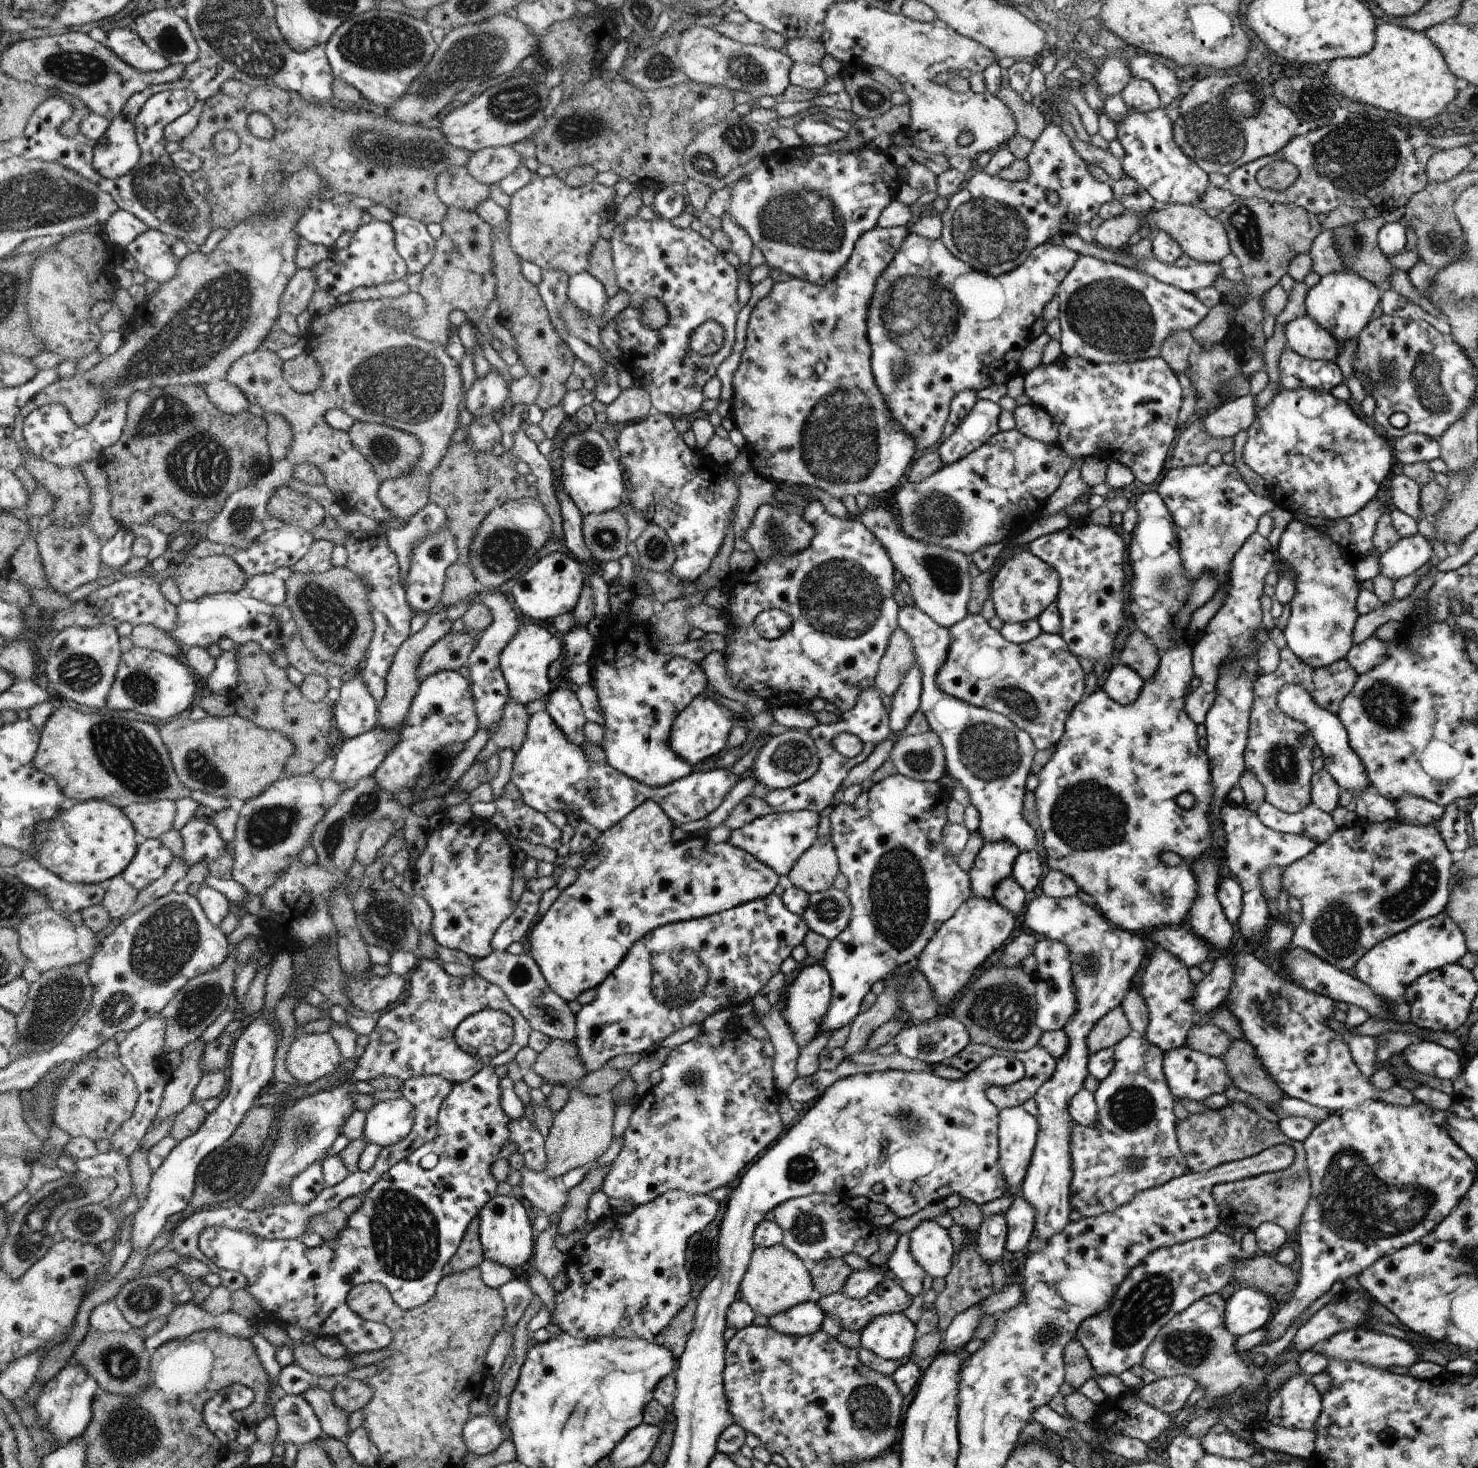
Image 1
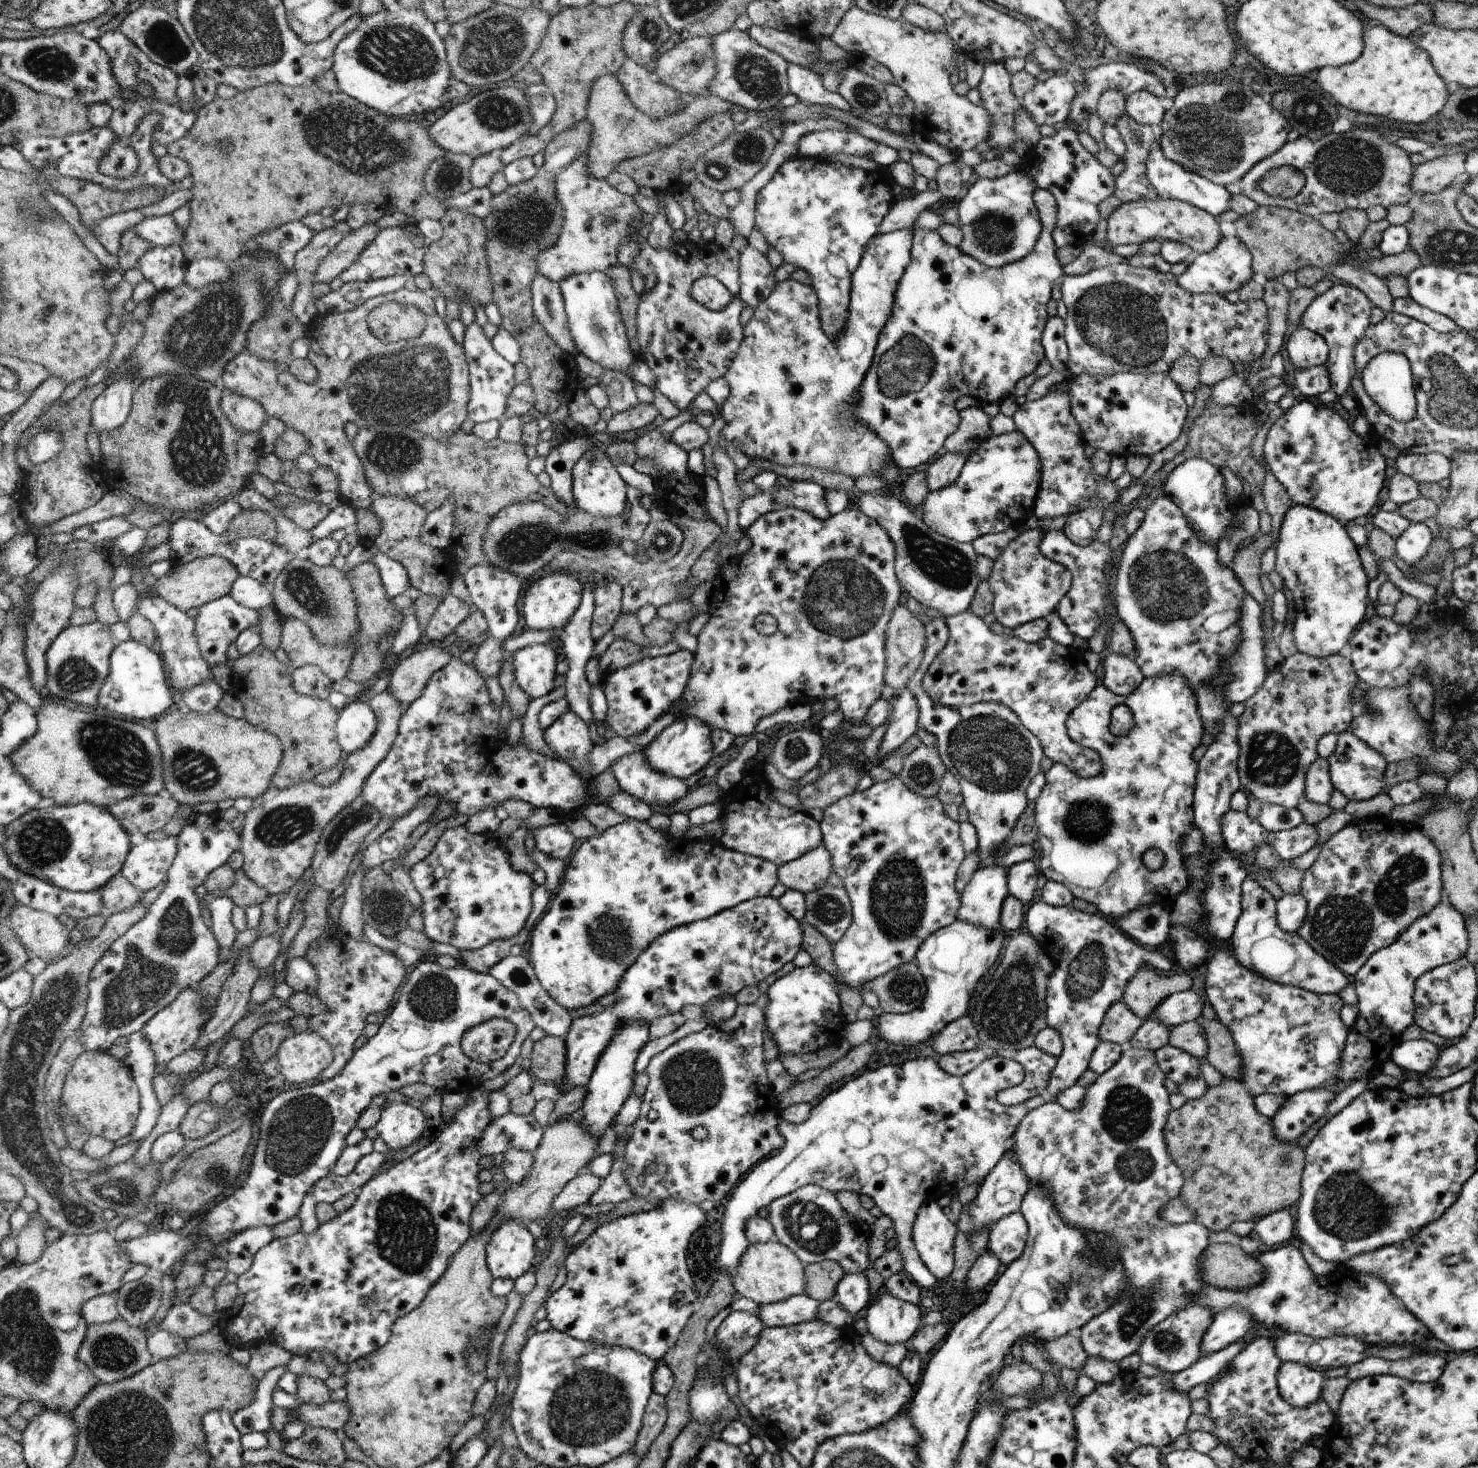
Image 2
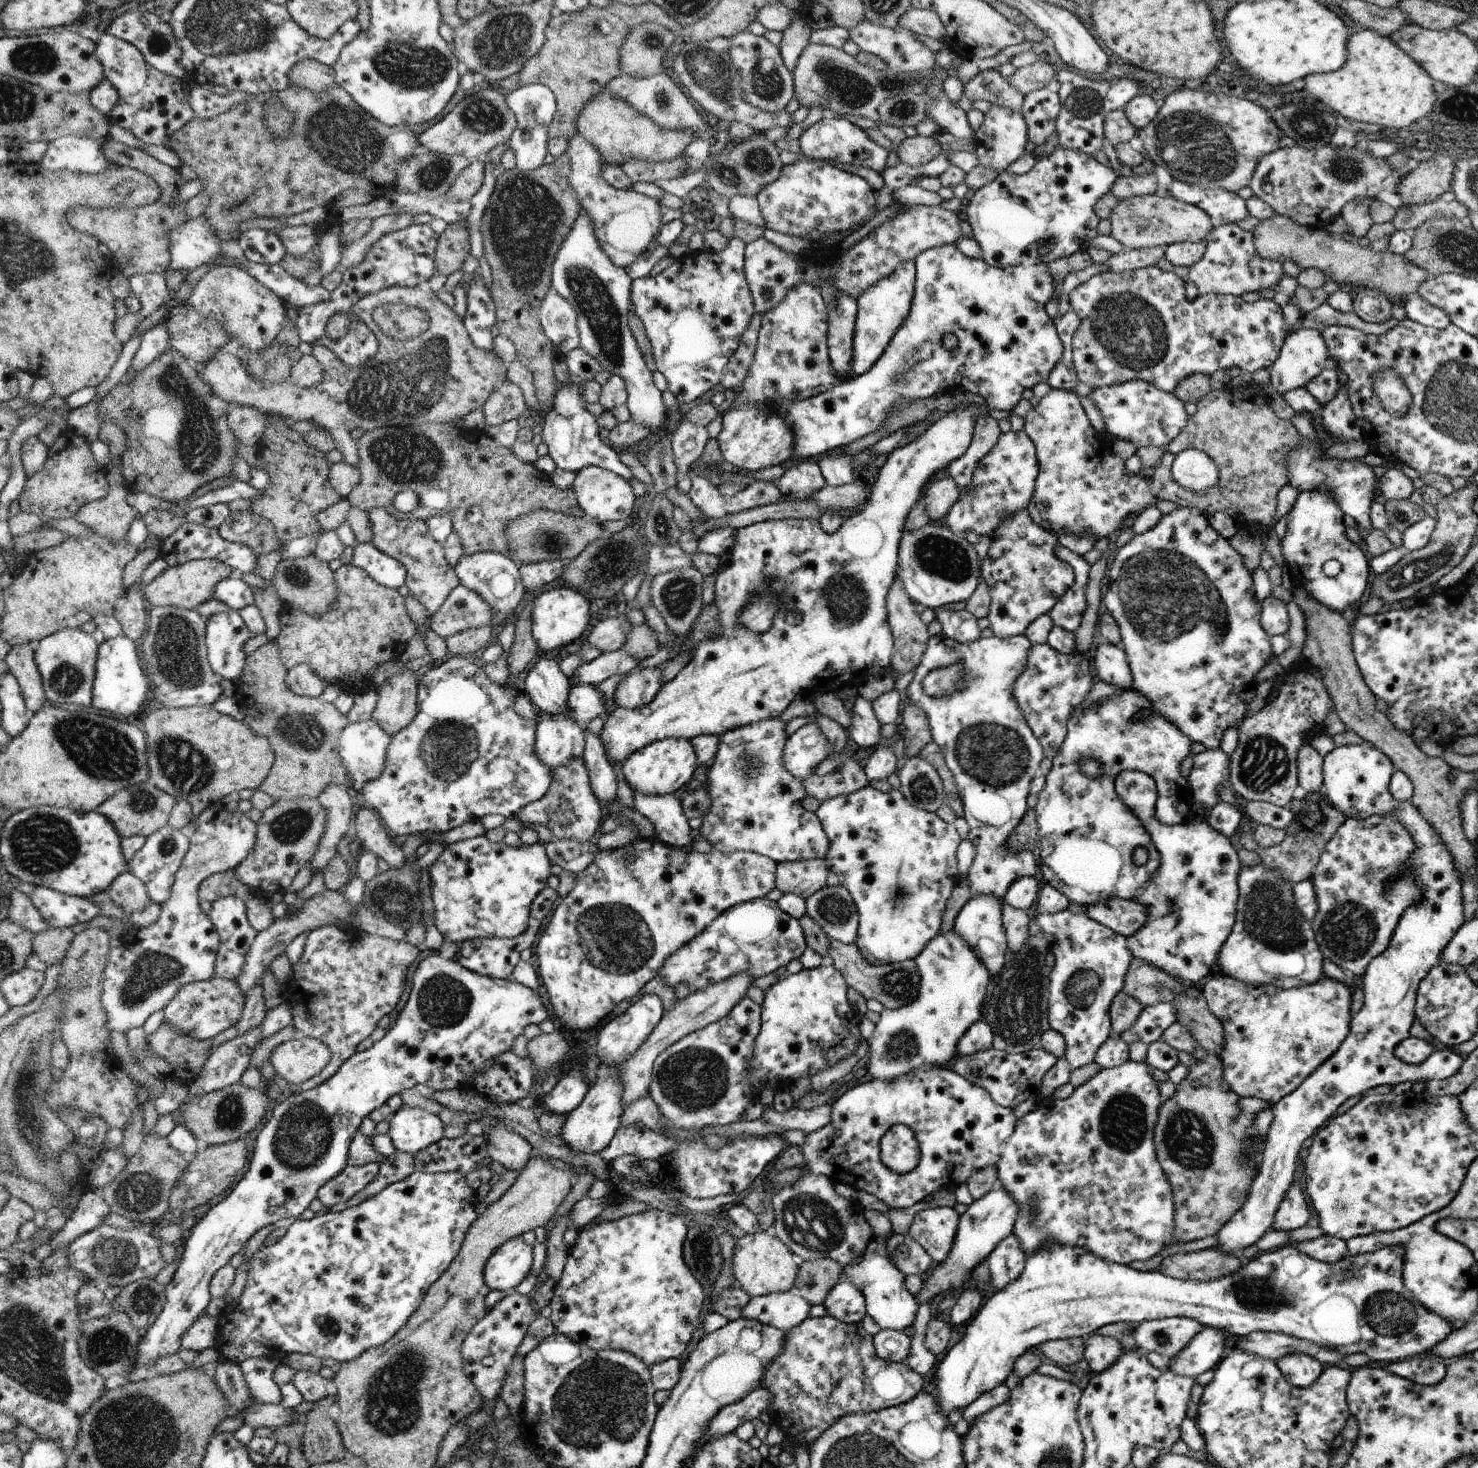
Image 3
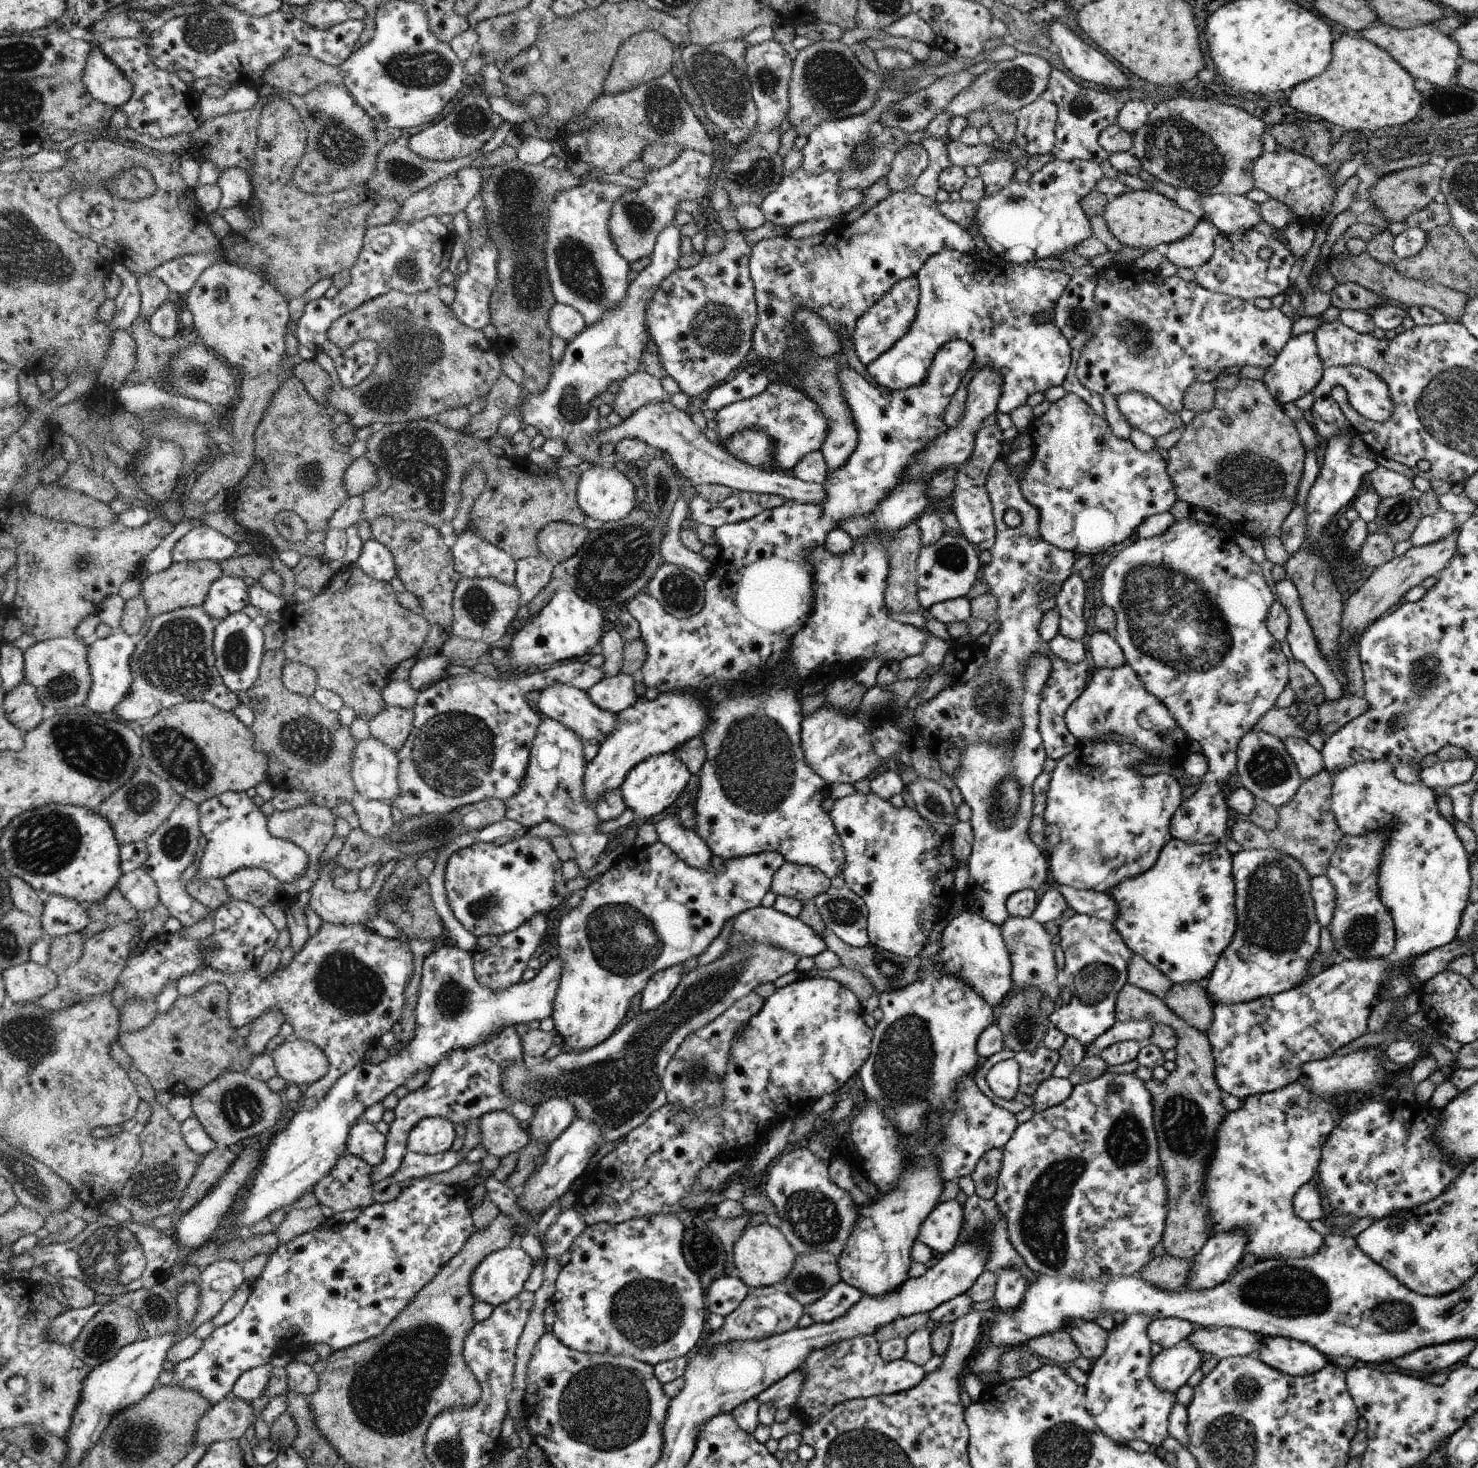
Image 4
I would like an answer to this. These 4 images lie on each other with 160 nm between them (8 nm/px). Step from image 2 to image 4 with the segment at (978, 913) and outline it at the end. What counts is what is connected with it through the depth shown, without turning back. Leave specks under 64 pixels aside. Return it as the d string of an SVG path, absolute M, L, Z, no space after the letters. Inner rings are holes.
M966 911L956 915L944 927L937 960L955 977L966 981L995 1011L1013 988L1010 959L1002 928L979 914Z

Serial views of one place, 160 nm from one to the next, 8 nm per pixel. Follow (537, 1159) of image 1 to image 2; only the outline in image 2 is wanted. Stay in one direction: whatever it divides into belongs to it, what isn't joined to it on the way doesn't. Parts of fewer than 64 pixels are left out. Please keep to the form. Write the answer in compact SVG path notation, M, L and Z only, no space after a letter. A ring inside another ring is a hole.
M510 1112L493 1118L475 1140L475 1147L482 1156L504 1154L510 1149L533 1153L538 1148L544 1131L532 1113L516 1115Z

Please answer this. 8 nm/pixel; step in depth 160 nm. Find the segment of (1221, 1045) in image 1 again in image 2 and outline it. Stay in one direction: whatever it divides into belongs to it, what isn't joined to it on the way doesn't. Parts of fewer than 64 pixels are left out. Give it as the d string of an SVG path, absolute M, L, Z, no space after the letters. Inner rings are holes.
M1190 1021L1172 1027L1168 1042L1198 1059L1207 1055L1207 1038L1200 1022Z

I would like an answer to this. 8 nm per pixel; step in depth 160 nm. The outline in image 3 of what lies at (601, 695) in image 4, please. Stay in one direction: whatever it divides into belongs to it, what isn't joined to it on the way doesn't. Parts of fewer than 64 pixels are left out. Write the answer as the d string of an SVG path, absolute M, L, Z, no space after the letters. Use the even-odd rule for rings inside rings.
M575 685L568 696L568 719L583 726L596 717L604 718L606 698L596 690L594 685Z

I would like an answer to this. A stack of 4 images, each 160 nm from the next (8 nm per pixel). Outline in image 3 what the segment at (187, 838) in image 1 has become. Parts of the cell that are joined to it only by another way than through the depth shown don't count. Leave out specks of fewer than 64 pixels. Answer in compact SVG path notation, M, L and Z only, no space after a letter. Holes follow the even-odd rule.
M214 803L208 808L207 812L202 813L197 819L197 827L191 838L190 851L187 853L187 856L184 856L183 865L179 869L179 873L175 876L175 885L172 888L172 893L170 898L168 898L167 903L161 905L161 912L158 920L146 928L137 928L134 934L132 934L132 941L123 940L121 943L117 943L112 952L110 952L110 957L108 960L108 968L104 970L104 994L102 994L102 1004L108 1012L108 1030L110 1032L128 1032L132 1028L143 1027L148 1019L152 1015L155 1015L156 1012L162 1011L173 999L183 990L184 987L187 987L188 984L203 982L215 977L215 964L218 961L219 948L222 945L222 942L219 940L218 930L215 929L214 922L208 920L206 914L202 914L200 906L198 906L198 884L203 883L205 879L208 879L208 876L212 874L217 874L220 872L226 872L226 870L235 870L238 867L238 864L248 857L248 854L252 852L254 844L256 844L256 823L252 822L248 818L247 814L242 814L240 811L228 812L224 808L222 803Z

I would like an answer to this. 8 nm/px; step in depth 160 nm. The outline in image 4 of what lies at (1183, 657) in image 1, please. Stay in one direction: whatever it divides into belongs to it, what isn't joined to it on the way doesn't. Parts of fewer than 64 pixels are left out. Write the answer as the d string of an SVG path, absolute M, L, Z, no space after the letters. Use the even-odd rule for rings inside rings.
M1111 735L1110 737L1099 739L1093 745L1090 743L1079 743L1078 741L1077 744L1079 745L1076 745L1071 753L1064 755L1060 760L1056 761L1056 768L1051 772L1049 789L1047 790L1047 805L1042 816L1045 822L1044 838L1046 838L1046 844L1042 846L1042 849L1050 861L1050 870L1056 880L1055 884L1060 883L1077 889L1106 893L1108 889L1115 887L1124 879L1138 876L1146 872L1149 868L1152 868L1164 845L1173 838L1169 826L1173 812L1182 802L1183 788L1175 777L1166 773L1158 773L1151 776L1141 775L1134 767L1137 762L1159 763L1151 756L1151 753L1146 753L1140 747L1132 745L1127 739Z

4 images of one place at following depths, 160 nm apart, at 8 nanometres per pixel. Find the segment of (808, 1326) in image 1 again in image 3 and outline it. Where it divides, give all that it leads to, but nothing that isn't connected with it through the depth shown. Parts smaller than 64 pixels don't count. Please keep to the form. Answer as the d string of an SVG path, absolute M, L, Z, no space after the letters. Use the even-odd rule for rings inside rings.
M794 1287L788 1292L751 1298L749 1304L742 1310L741 1318L758 1320L761 1324L787 1332L809 1318L812 1306L800 1290Z

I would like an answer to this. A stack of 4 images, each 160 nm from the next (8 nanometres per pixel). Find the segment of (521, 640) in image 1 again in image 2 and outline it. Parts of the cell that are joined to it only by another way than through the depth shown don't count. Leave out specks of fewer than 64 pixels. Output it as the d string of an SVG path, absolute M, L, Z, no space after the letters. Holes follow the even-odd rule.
M527 646L512 653L518 684L529 698L542 698L554 690L556 654L550 646Z

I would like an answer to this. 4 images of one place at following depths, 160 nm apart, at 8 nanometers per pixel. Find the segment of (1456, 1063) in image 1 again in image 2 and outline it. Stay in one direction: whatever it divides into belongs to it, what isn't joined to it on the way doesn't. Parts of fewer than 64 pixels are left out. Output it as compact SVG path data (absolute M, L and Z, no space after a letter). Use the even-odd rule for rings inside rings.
M1425 1039L1401 1040L1393 1048L1391 1060L1405 1071L1428 1075L1441 1051L1441 1048Z

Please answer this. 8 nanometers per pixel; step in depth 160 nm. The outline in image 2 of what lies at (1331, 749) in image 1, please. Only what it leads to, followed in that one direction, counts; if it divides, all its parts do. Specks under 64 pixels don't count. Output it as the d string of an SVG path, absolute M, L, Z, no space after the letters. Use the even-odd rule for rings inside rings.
M1351 730L1338 735L1336 750L1327 758L1333 787L1344 794L1349 801L1370 800L1370 798L1386 792L1384 772L1388 762L1384 756L1360 740Z

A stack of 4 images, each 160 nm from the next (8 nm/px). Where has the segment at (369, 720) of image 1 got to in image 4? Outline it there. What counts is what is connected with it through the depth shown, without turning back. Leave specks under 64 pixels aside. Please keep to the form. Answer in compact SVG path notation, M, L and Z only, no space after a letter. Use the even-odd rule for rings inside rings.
M370 737L357 742L351 757L359 796L386 802L399 798L399 760L390 747Z

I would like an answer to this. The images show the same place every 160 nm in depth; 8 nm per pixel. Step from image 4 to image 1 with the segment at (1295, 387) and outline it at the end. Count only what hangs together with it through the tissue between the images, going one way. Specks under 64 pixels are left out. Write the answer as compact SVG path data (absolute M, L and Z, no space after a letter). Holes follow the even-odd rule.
M1308 316L1290 321L1285 326L1288 346L1296 354L1307 359L1334 361L1337 354L1337 340Z

